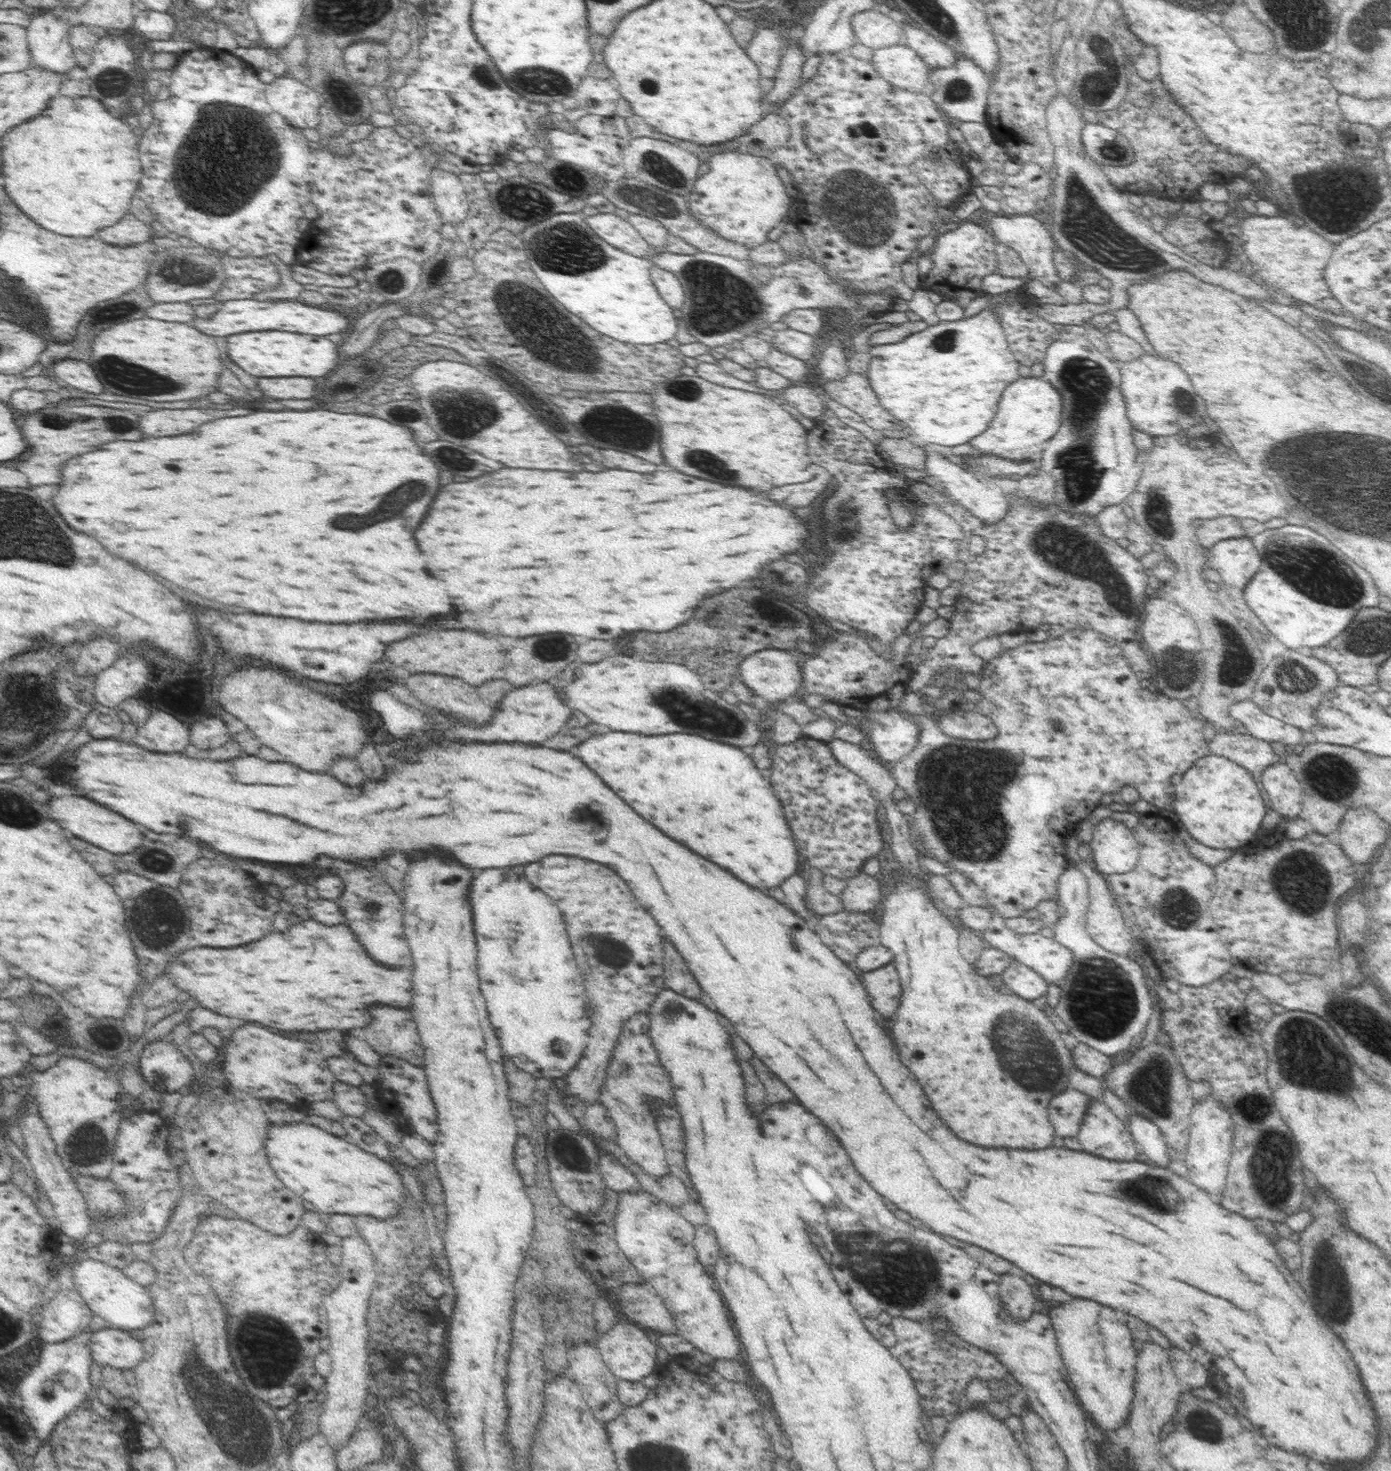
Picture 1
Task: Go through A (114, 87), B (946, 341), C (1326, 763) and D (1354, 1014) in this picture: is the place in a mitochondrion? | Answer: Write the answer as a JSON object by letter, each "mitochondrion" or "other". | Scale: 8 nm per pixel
{"A":"mitochondrion","B":"mitochondrion","C":"mitochondrion","D":"mitochondrion"}

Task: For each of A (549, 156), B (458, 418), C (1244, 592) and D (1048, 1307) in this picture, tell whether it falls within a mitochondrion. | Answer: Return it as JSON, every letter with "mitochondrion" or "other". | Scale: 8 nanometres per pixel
{"A":"other","B":"mitochondrion","C":"other","D":"other"}

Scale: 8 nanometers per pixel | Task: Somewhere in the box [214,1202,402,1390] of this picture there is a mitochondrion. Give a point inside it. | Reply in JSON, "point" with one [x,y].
{"point":[262,1370]}

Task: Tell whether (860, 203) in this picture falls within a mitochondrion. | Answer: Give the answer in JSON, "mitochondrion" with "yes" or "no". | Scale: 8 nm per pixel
{"mitochondrion":"yes"}

